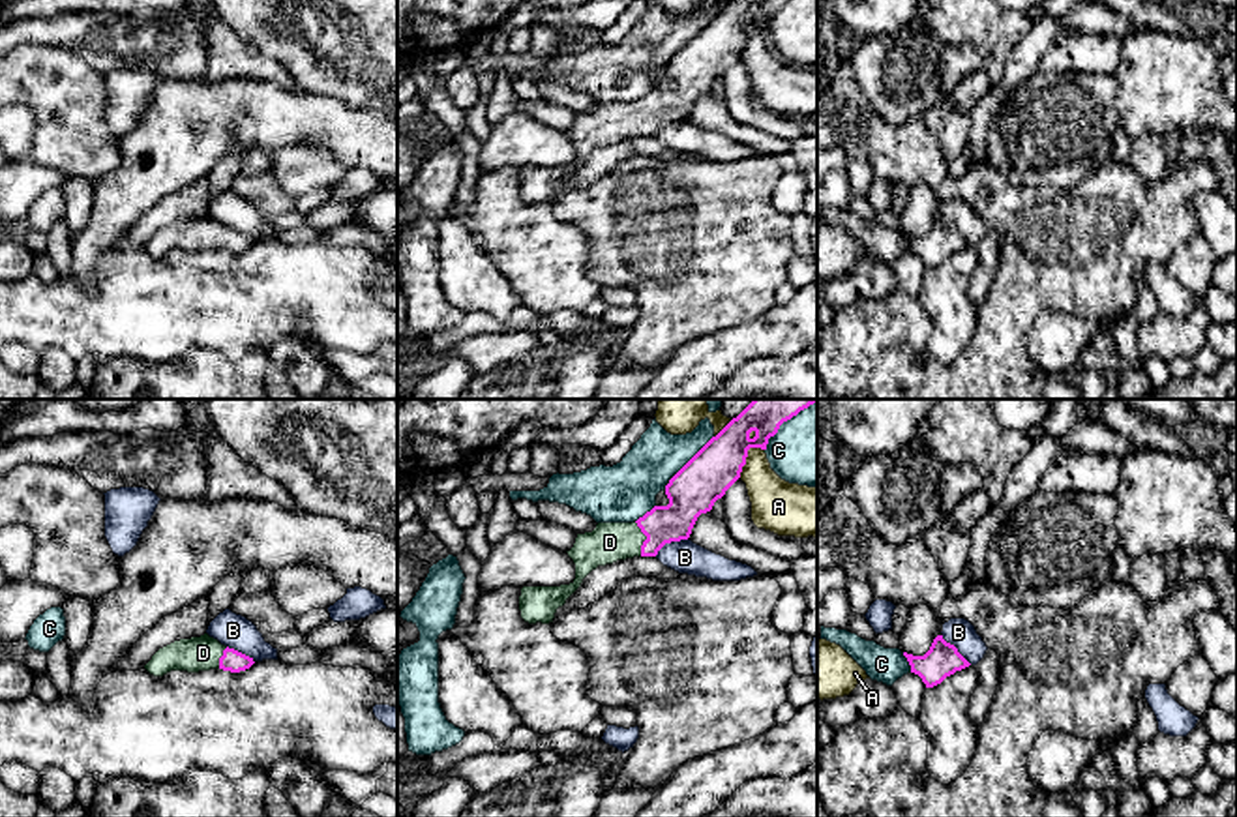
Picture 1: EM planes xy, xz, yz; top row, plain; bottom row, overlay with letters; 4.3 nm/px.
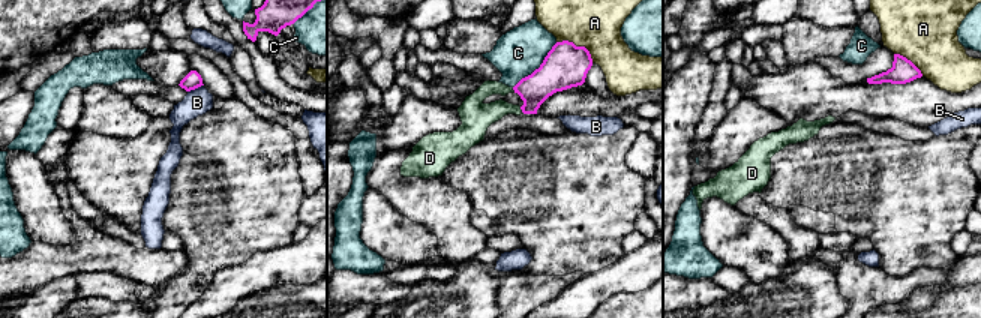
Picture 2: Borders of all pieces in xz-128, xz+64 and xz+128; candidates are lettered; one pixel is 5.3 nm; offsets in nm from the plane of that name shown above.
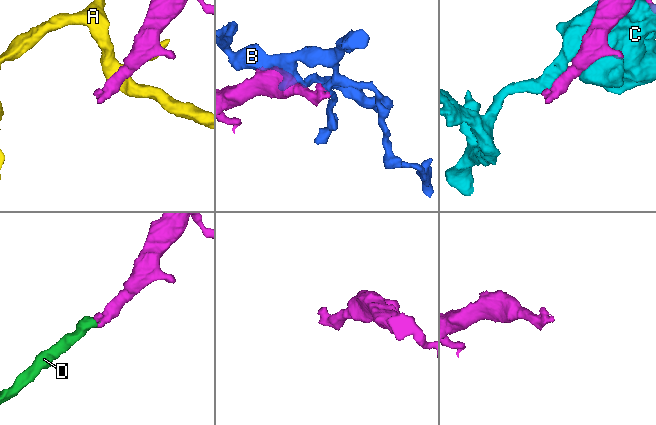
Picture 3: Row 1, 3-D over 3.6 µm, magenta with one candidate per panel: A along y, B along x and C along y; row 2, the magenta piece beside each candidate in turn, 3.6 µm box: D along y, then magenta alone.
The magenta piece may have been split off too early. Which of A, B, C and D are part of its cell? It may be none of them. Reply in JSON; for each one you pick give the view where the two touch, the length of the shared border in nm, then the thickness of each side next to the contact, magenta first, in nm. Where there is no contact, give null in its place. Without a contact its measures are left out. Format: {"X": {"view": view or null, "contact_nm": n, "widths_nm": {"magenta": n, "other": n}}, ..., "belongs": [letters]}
{"D": {"view": "xz", "contact_nm": 160, "widths_nm": {"magenta": 180, "other": 170}}, "belongs": ["D"]}

